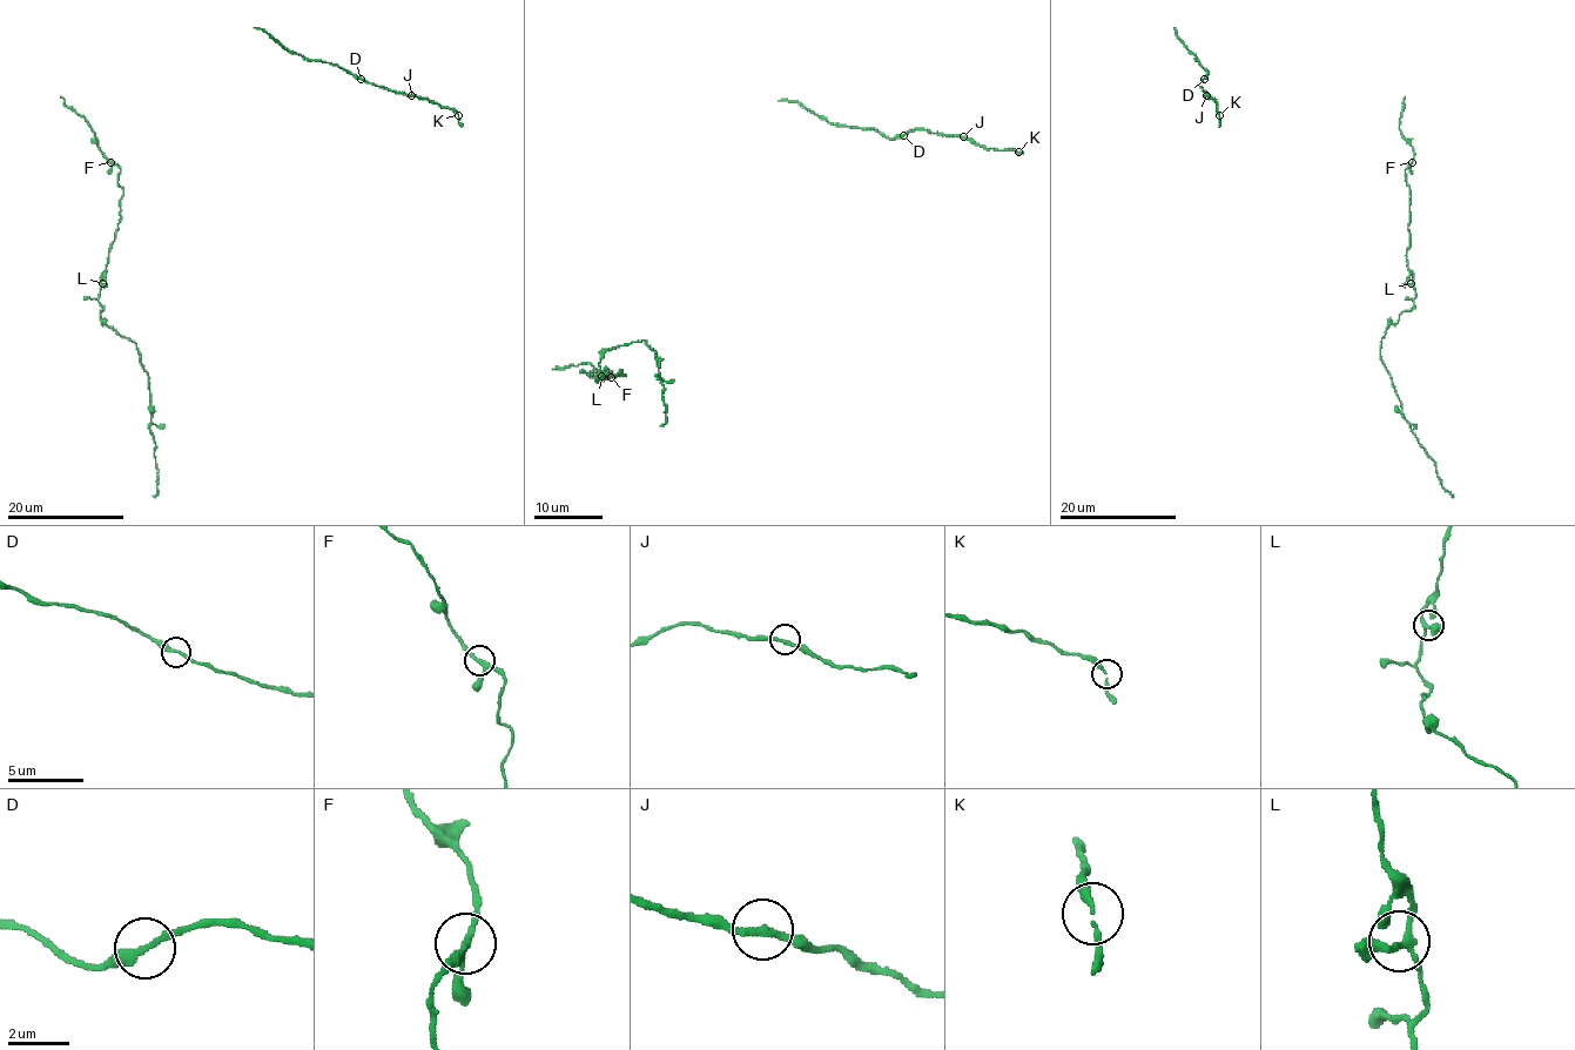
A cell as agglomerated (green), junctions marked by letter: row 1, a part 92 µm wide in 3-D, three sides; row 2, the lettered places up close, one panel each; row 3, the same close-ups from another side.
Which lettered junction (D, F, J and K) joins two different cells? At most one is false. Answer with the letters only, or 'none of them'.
none of them

